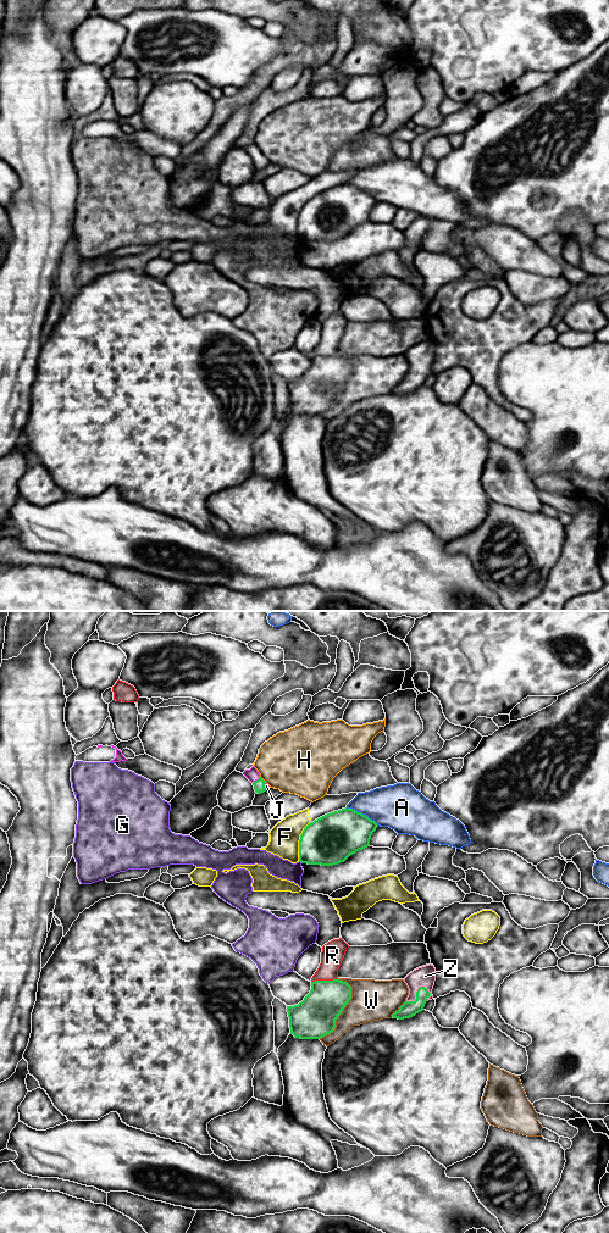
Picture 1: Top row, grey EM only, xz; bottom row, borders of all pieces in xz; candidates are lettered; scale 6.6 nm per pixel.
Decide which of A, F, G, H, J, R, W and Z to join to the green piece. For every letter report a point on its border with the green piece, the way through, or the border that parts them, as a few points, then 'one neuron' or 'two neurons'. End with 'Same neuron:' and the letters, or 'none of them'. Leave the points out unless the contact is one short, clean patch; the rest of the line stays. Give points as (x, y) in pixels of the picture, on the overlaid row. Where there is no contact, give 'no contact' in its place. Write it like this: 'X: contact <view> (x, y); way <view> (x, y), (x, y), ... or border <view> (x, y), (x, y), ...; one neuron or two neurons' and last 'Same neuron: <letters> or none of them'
A: contact xz (361, 814); two neurons
F: contact xz (299, 842); two neurons
G: contact xz (300, 861); two neurons
H: contact xz (263, 779); two neurons
J: contact xz (255, 781); way xz (259, 786), (255, 781), (252, 775); one neuron
R: contact xz (324, 981); two neurons
W: contact xz (341, 1012); two neurons
Z: contact xz (416, 992); way xz (409, 1009), (415, 1003), (416, 992), (425, 976); one neuron
Same neuron: J, Z

